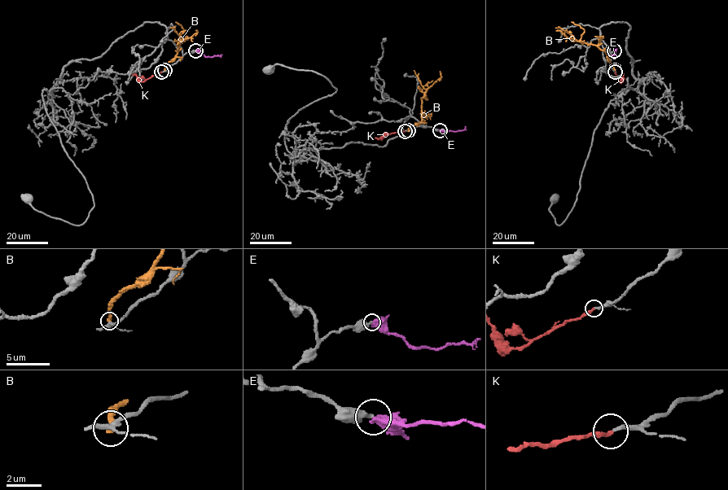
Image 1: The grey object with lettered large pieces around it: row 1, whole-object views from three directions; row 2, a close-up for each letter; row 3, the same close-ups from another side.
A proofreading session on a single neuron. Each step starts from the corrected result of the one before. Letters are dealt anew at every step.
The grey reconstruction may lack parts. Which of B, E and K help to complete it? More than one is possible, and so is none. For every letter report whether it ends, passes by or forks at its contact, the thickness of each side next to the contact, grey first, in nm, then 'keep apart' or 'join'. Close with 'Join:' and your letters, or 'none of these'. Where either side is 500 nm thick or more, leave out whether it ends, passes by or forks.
B: it ends there; 240 nm thick on the grey side, 320 nm on the other; keep apart
E: 340 nm thick on the grey side, 550 nm on the other; keep apart
K: it ends there; 200 nm thick on the grey side, 280 nm on the other; join
Join: K

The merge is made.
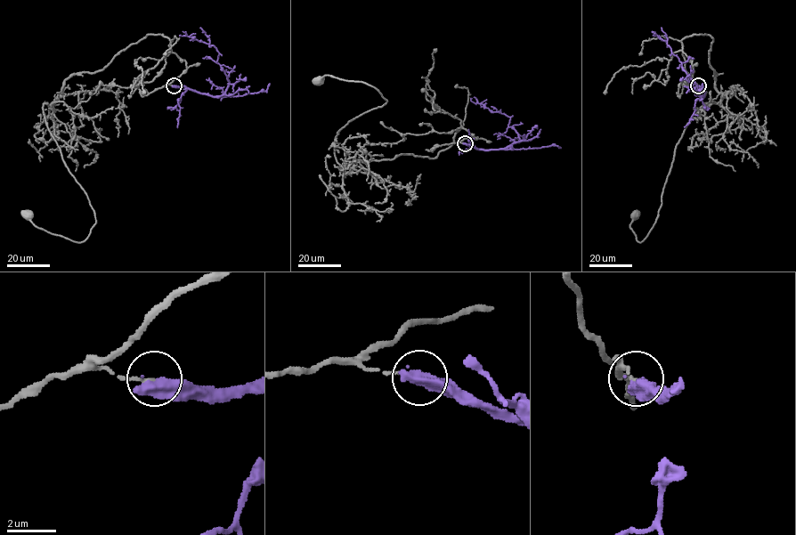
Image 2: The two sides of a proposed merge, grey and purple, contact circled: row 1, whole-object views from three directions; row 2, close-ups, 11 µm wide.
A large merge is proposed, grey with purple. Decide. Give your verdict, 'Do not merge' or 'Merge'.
Do not merge

